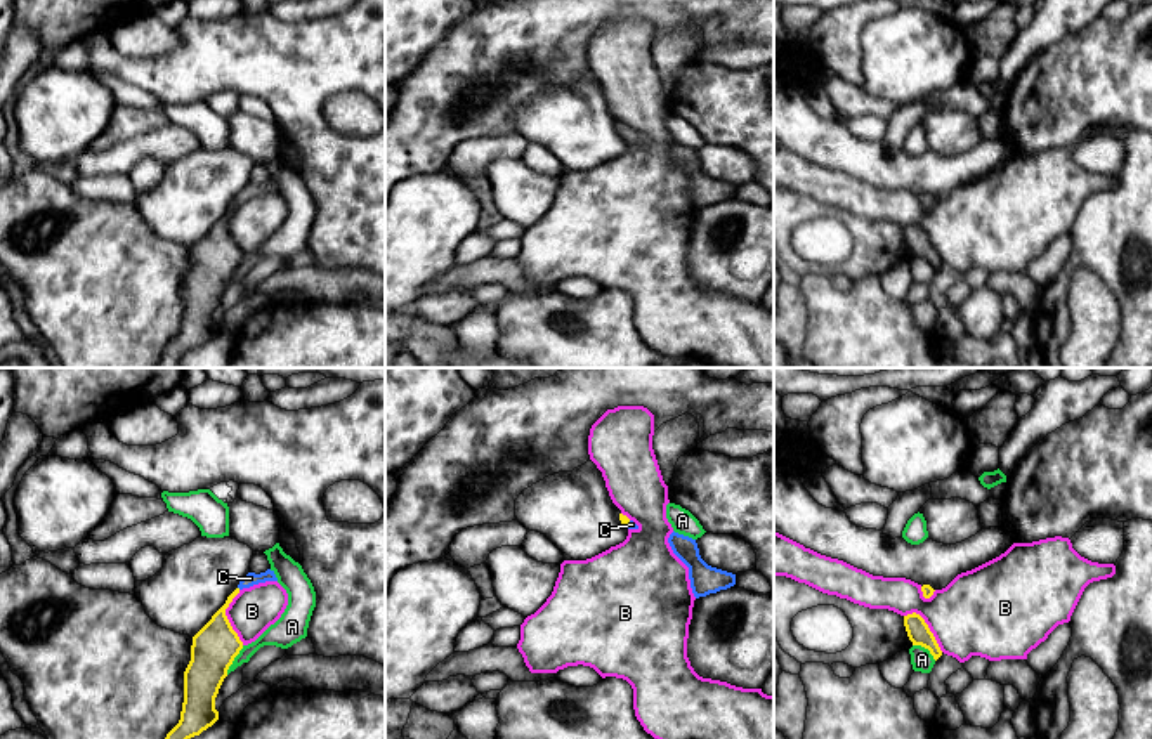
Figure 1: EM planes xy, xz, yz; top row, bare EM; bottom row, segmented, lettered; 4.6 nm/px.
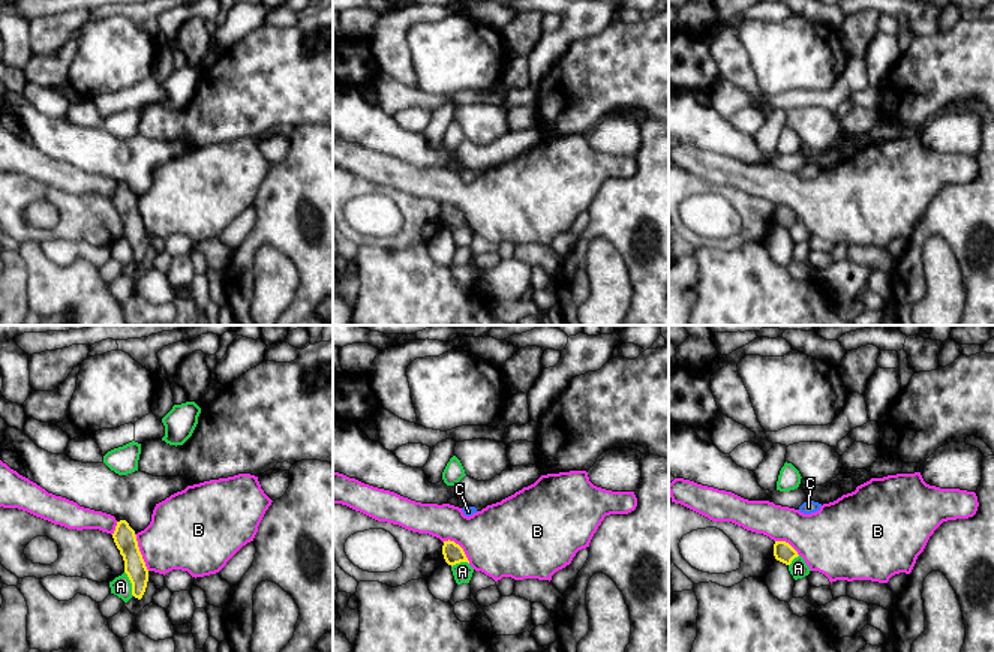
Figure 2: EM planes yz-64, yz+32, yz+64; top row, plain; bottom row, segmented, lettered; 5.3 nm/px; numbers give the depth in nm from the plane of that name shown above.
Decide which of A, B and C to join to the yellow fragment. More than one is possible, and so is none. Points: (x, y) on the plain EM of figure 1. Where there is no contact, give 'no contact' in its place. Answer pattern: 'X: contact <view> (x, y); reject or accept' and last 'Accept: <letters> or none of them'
A: contact xy (233, 271); reject
B: contact xy (226, 229); reject
C: contact xz (628, 134); accept
Accept: C

